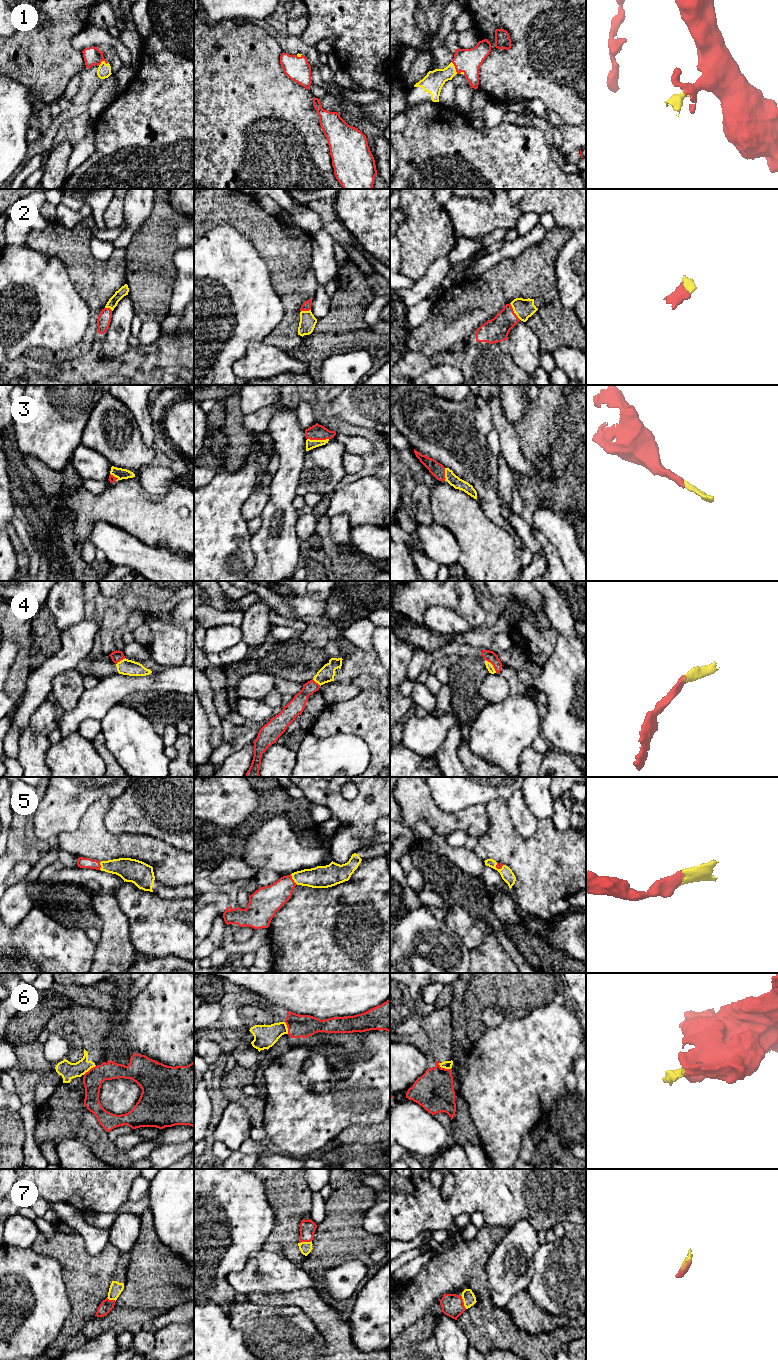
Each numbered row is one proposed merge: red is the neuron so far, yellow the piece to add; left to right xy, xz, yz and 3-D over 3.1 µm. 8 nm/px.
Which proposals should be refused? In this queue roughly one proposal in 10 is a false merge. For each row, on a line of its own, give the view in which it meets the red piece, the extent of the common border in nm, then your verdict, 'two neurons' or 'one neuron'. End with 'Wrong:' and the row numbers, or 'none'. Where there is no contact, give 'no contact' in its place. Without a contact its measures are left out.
1: meets red in yz; contact 110 nm long; one neuron
2: meets red in yz; contact 160 nm long; one neuron
3: meets red in xz; contact 180 nm long; one neuron
4: meets red in yz; contact 140 nm long; one neuron
5: meets red in xz; contact 110 nm long; one neuron
6: meets red in yz; contact 120 nm long; two neurons
7: meets red in yz; contact 120 nm long; one neuron
Wrong: 6

